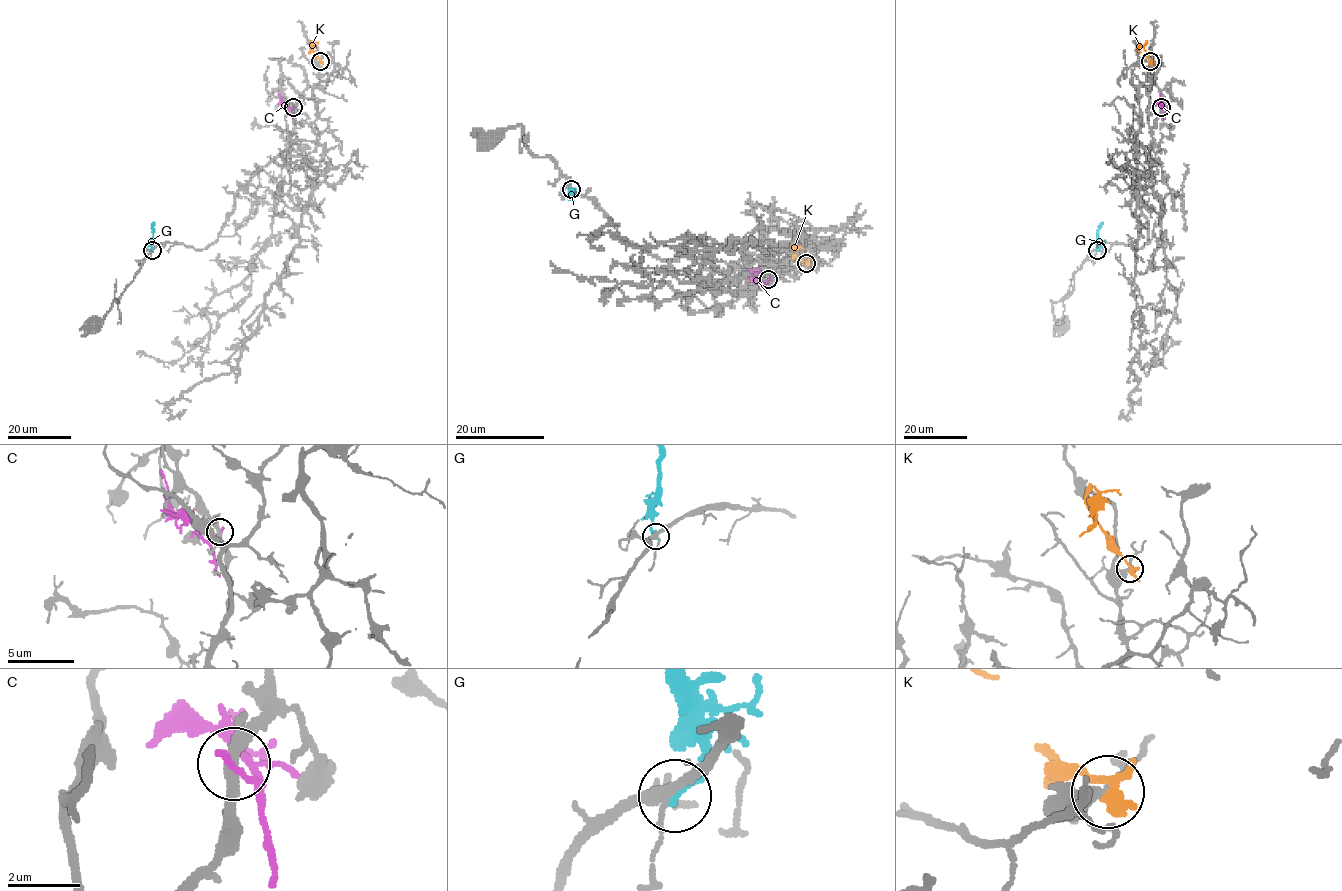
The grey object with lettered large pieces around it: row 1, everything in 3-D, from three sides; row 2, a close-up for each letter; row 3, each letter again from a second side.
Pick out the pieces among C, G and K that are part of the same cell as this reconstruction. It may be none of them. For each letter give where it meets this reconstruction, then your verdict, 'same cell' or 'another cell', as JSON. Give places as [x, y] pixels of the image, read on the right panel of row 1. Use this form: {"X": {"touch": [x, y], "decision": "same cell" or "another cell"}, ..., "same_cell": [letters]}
{"C": {"touch": [1161, 107], "decision": "same cell"}, "G": {"touch": [1097, 250], "decision": "another cell"}, "K": {"touch": [1150, 61], "decision": "another cell"}, "same_cell": ["C"]}

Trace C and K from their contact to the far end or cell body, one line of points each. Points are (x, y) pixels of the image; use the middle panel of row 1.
C: (768, 278), (762, 282), (748, 276)
K: (806, 263), (795, 254), (795, 247), (789, 247)

